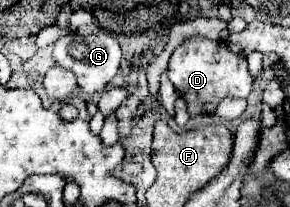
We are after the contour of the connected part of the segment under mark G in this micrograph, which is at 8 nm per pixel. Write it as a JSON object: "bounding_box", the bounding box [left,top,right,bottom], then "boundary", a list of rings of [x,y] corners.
{"bounding_box":[53,32,121,94],"boundary":[[[109,32],[89,34],[83,38],[79,38],[79,34],[69,34],[69,36],[63,36],[57,40],[53,56],[59,66],[67,66],[69,70],[75,72],[79,88],[83,92],[91,90],[91,78],[93,78],[93,94],[95,94],[95,92],[103,92],[107,82],[117,74],[119,62],[121,62],[121,48],[119,48],[117,38]]]}

